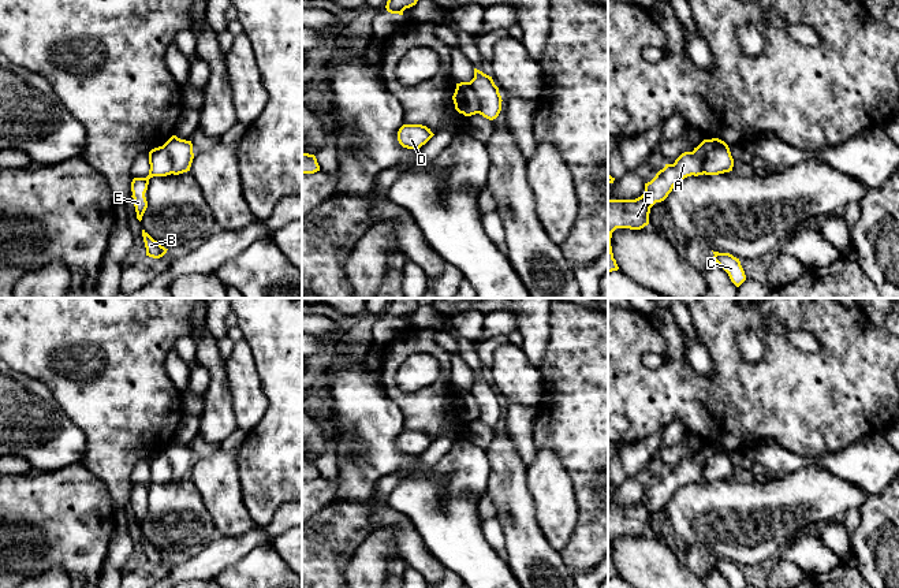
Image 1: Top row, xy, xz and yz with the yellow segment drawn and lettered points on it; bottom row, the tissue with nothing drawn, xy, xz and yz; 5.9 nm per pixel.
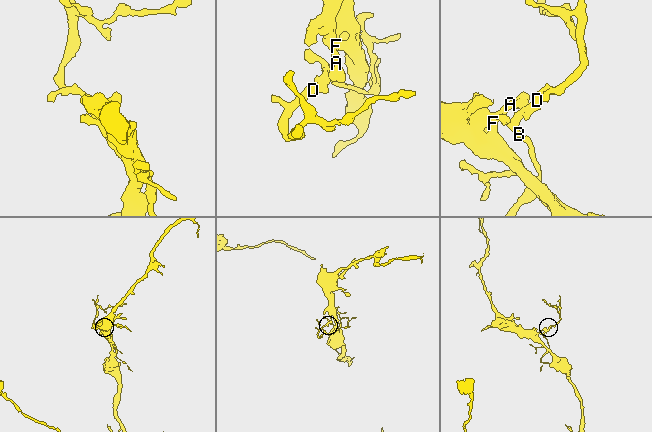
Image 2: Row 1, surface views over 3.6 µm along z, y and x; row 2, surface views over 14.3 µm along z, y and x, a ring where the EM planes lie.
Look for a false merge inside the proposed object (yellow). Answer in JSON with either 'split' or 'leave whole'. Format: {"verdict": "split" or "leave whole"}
{"verdict": "split"}

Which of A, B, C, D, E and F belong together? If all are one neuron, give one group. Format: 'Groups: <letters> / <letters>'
Groups: A F / B C D E

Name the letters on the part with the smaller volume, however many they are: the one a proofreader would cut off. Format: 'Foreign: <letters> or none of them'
Foreign: B, C, D, E

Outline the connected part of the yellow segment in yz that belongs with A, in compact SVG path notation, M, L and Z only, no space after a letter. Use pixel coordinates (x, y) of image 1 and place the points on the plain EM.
M704 446L693 458L682 459L674 470L665 470L656 483L645 490L645 498L635 506L608 506L608 578L618 577L611 544L616 535L641 536L649 531L650 514L664 507L674 492L687 483L704 481L704 468L717 453L728 451L719 446Z

